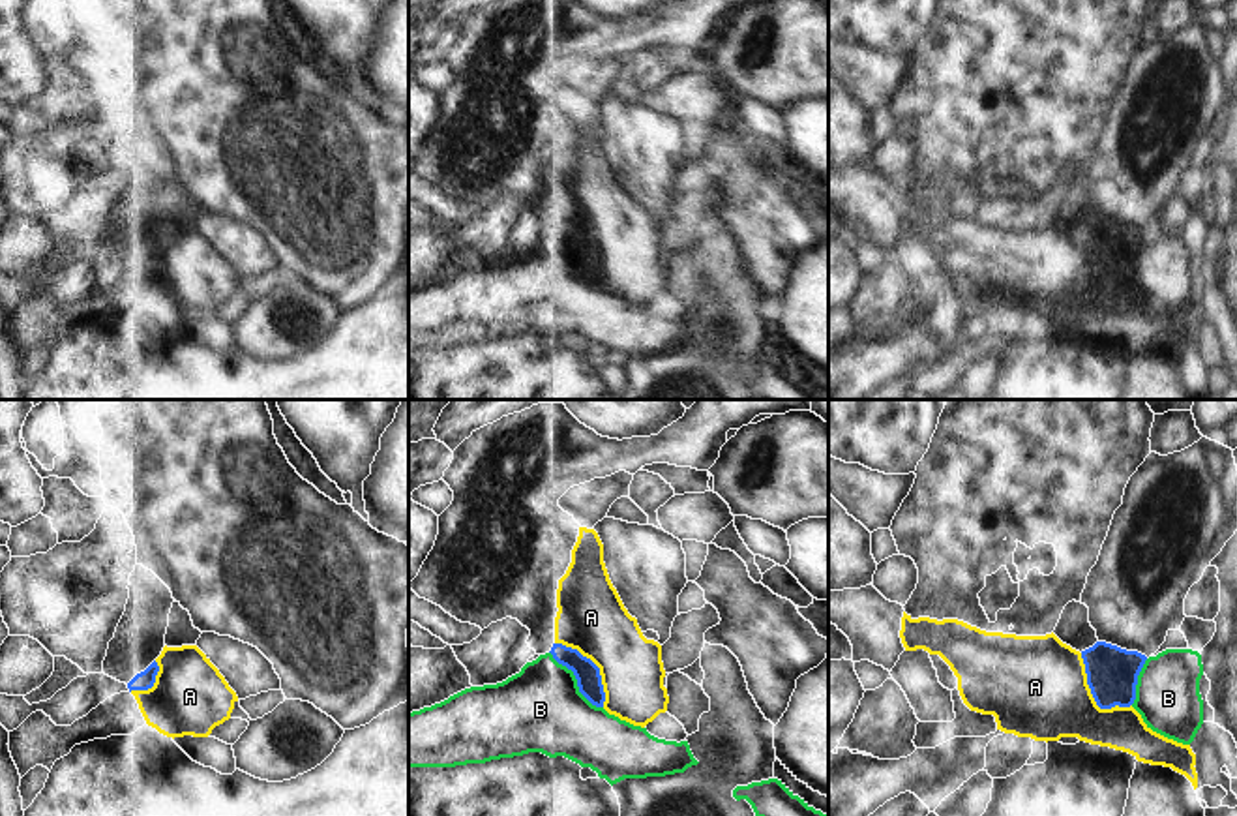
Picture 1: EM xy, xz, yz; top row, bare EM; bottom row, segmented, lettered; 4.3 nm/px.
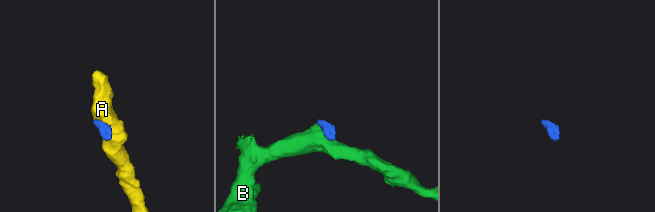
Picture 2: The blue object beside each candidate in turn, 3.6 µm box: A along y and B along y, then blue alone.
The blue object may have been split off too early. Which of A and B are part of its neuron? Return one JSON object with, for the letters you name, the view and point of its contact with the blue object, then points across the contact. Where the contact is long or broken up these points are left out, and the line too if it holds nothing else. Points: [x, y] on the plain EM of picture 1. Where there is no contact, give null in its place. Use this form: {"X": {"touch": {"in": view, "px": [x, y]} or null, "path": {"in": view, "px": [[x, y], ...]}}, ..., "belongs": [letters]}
{"A": {"touch": {"in": "yz", "px": [1091, 272]}}, "belongs": ["A"]}

